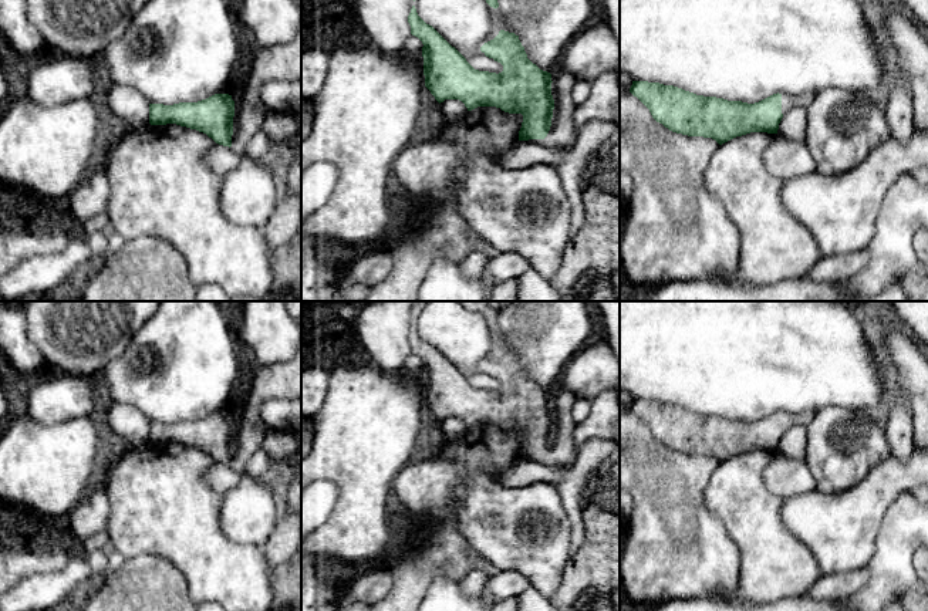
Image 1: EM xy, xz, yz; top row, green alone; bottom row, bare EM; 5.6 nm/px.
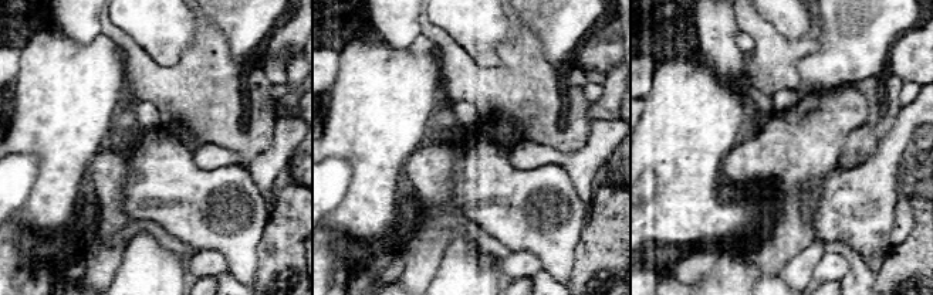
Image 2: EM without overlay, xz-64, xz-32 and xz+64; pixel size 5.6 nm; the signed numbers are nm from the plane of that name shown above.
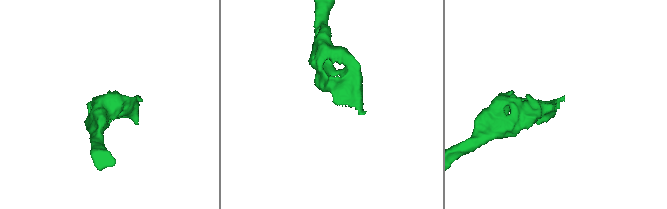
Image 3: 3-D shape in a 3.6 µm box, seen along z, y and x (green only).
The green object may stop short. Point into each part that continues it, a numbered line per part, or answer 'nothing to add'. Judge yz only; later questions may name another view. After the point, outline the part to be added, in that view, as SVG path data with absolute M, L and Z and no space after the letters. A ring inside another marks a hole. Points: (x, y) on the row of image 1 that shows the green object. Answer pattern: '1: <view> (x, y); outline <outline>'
1: yz (803, 100); outline M804 92L800 95L782 94L782 114L786 115L792 108L806 109L813 101L816 94Z

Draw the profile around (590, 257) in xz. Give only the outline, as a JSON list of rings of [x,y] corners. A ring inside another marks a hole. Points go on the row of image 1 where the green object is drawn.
[[[584,185],[581,199],[584,223],[570,237],[550,284],[563,301],[617,301],[610,279],[620,269],[620,198]]]

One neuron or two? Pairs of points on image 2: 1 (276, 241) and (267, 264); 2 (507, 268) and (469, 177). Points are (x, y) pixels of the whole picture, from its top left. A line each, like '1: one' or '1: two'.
1: one
2: two

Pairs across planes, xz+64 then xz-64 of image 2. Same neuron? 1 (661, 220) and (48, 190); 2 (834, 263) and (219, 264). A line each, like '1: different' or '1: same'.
1: same
2: same

